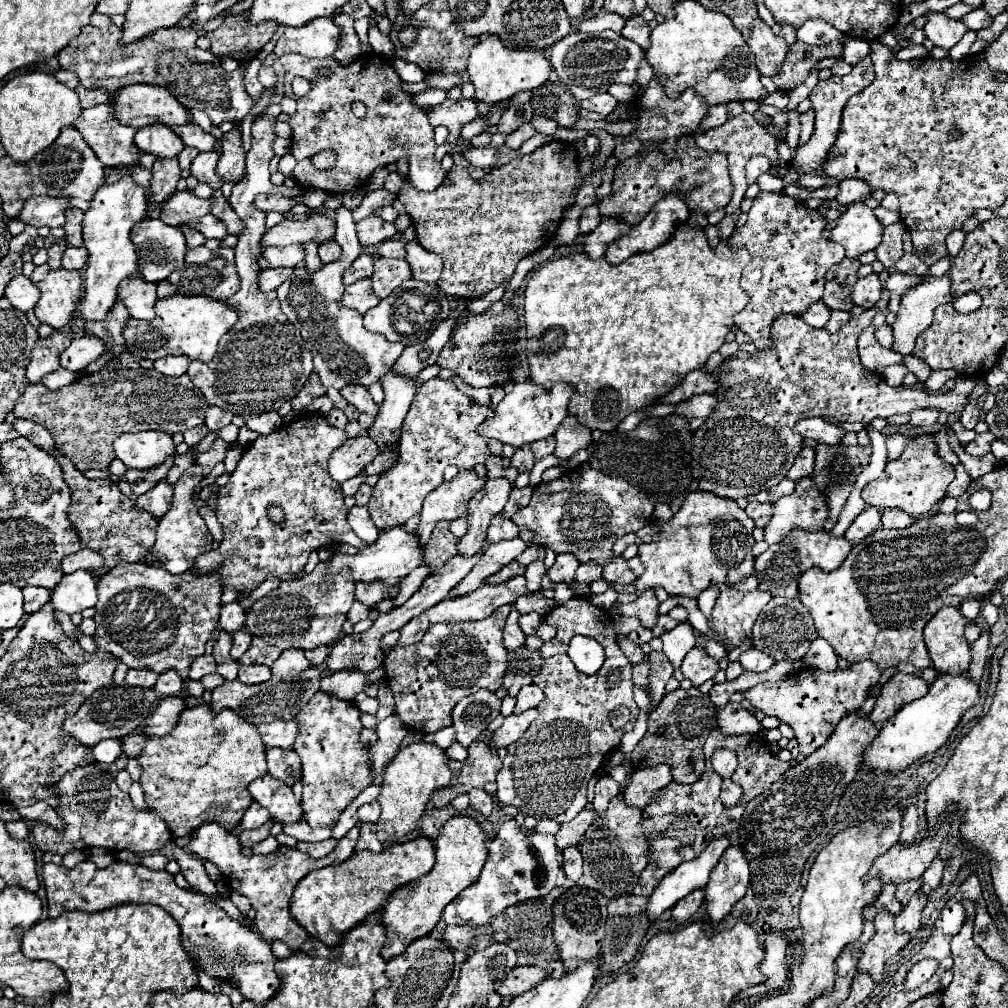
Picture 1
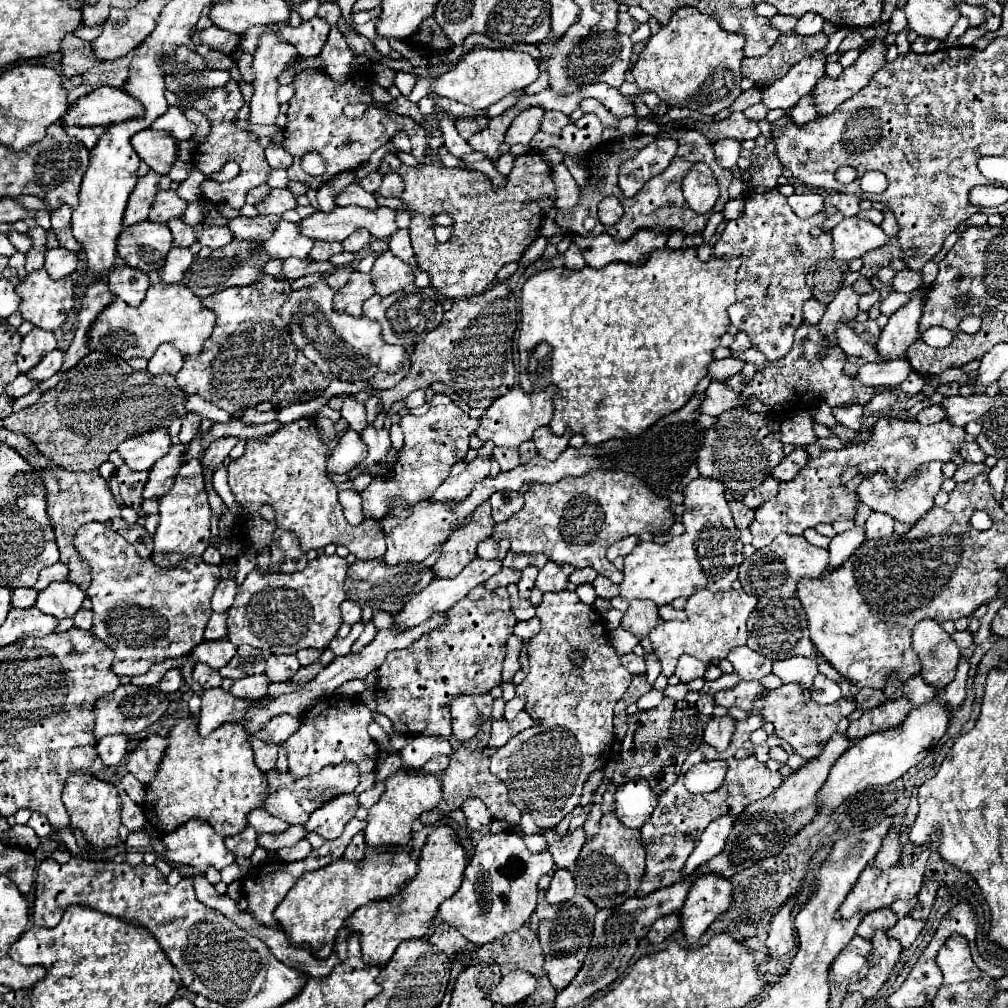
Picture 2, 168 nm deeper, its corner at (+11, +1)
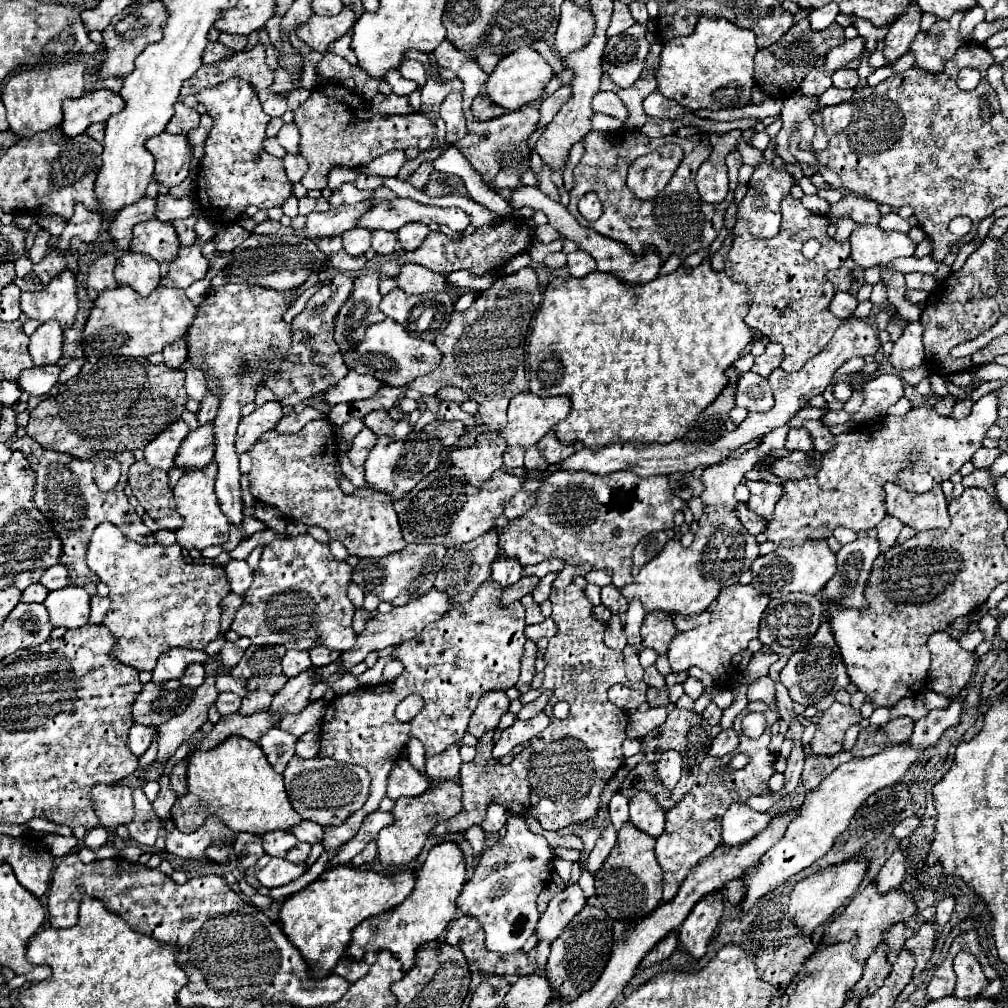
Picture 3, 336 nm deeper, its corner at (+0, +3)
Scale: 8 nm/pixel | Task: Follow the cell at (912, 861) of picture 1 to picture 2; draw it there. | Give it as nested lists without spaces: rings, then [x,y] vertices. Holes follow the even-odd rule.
[[[925,851],[917,861],[909,863],[909,865],[897,863],[897,865],[893,865],[887,871],[881,871],[875,865],[867,865],[863,869],[863,873],[859,875],[857,883],[853,885],[851,893],[847,895],[847,899],[839,907],[839,915],[841,917],[851,917],[855,911],[863,911],[863,915],[865,915],[865,913],[873,911],[873,909],[887,907],[887,905],[891,905],[897,899],[911,899],[911,897],[915,897],[919,893],[921,885],[923,885],[923,873],[925,873],[927,857],[929,857],[929,851]]]

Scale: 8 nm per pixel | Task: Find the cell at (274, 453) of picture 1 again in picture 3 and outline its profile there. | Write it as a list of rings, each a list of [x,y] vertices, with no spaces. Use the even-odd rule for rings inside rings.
[[[326,419],[310,421],[292,435],[268,431],[250,447],[252,457],[250,493],[254,499],[278,507],[280,513],[290,521],[304,525],[324,527],[330,539],[338,539],[350,555],[364,557],[386,557],[406,547],[398,515],[392,507],[390,497],[372,489],[356,489],[354,495],[344,495],[336,479],[336,435]]]

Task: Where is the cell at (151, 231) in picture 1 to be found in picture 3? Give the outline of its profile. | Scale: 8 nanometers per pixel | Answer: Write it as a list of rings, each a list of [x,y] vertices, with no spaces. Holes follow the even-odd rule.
[[[150,219],[134,227],[134,239],[130,251],[150,255],[158,263],[172,263],[176,259],[178,249],[180,241],[176,237],[172,223]]]

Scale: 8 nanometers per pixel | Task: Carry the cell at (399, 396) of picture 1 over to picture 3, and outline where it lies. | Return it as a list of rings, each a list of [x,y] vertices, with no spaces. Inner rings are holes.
[[[378,439],[376,447],[370,451],[364,469],[366,469],[366,483],[370,489],[386,493],[394,499],[404,499],[430,471],[434,471],[440,465],[440,453],[442,449],[446,449],[444,445],[440,445],[440,441],[434,439],[426,439],[426,441],[388,441]]]

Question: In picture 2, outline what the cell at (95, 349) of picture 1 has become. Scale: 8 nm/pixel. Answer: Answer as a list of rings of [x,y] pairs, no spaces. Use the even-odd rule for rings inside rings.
[[[59,349],[51,351],[49,355],[45,355],[45,359],[41,359],[41,363],[37,367],[33,367],[33,371],[29,371],[29,377],[37,379],[37,381],[49,379],[63,367],[63,357],[65,357],[65,351],[59,351]]]

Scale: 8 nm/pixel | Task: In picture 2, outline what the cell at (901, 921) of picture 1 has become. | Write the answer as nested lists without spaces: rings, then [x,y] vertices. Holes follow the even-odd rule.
[[[905,915],[891,929],[887,929],[887,935],[895,937],[903,947],[909,947],[917,939],[921,929],[923,929],[923,921],[915,921],[911,915]]]

